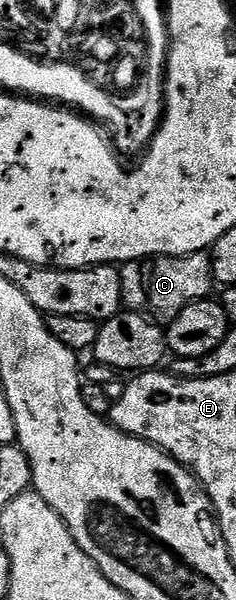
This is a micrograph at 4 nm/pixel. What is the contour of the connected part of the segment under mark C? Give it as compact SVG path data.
M207 253L183 254L181 258L157 256L141 262L129 262L119 267L124 282L123 305L153 319L171 320L182 313L191 302L207 299L214 287L212 260Z

